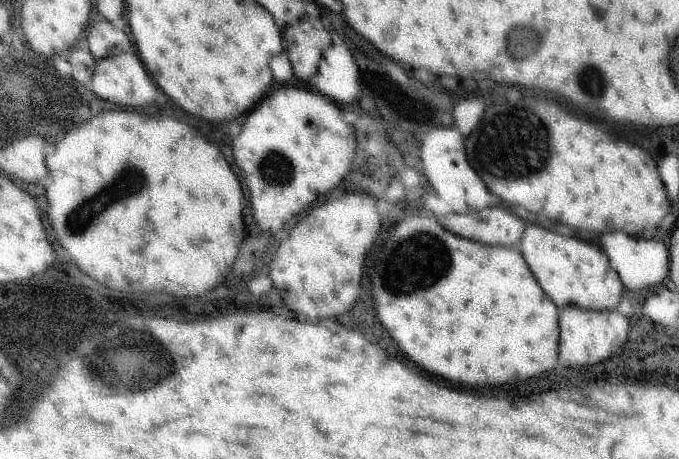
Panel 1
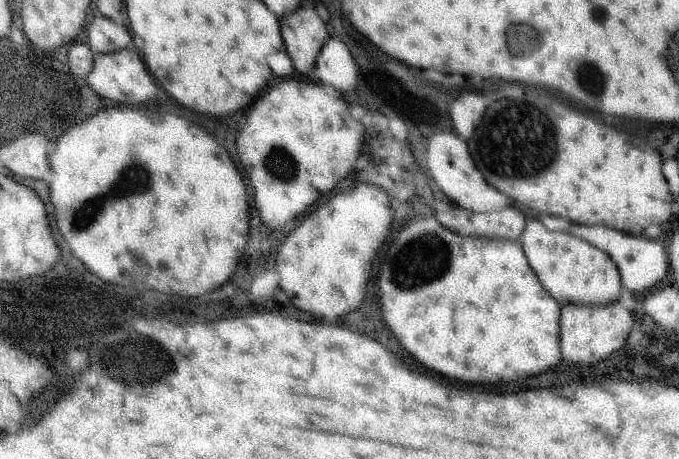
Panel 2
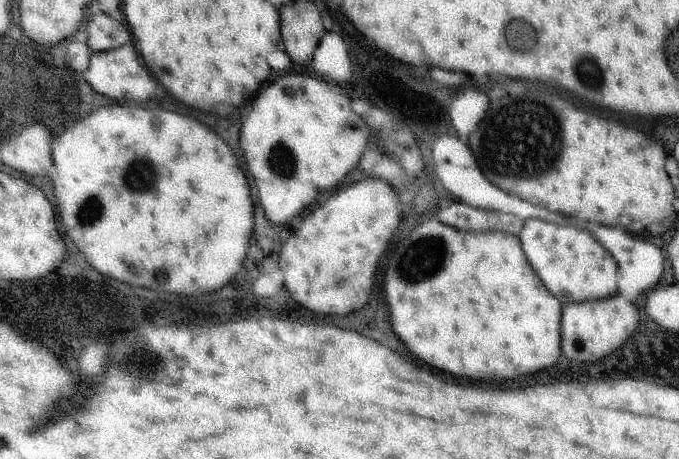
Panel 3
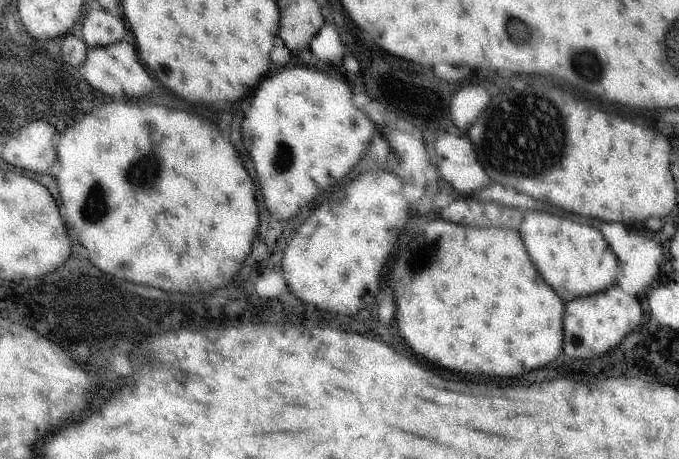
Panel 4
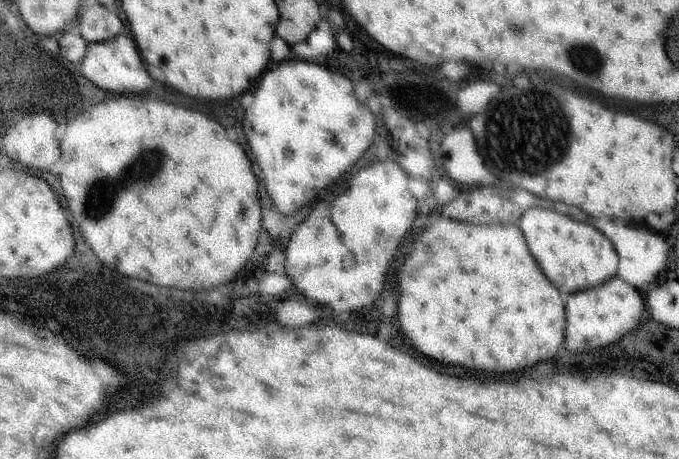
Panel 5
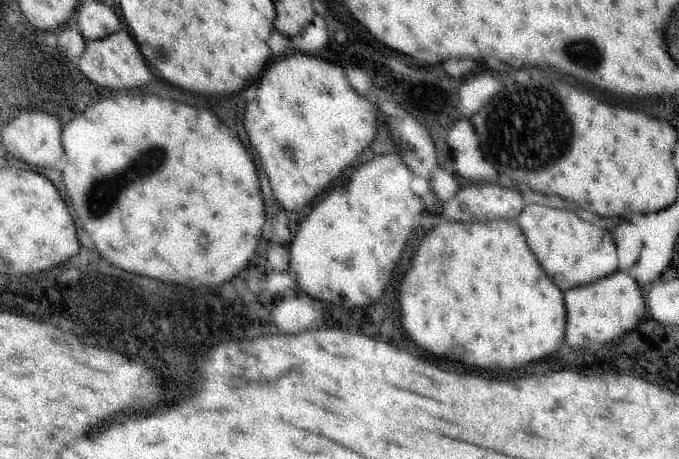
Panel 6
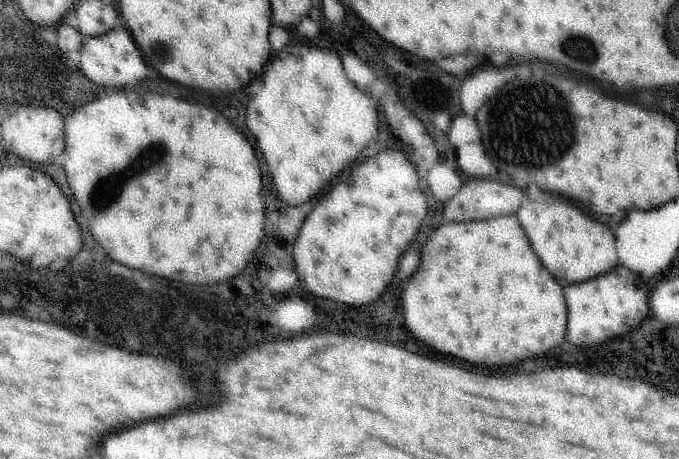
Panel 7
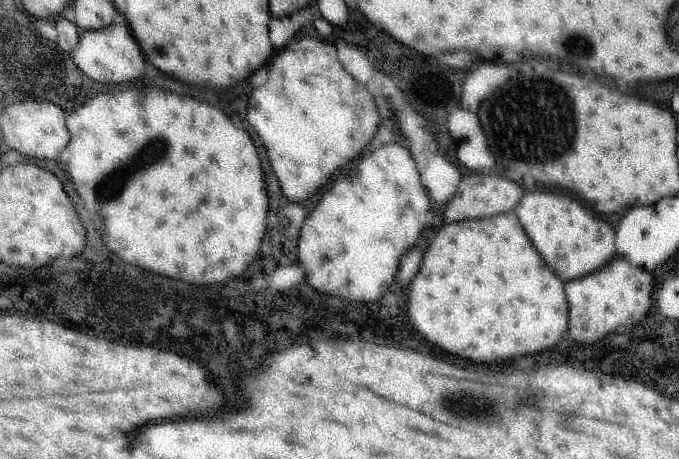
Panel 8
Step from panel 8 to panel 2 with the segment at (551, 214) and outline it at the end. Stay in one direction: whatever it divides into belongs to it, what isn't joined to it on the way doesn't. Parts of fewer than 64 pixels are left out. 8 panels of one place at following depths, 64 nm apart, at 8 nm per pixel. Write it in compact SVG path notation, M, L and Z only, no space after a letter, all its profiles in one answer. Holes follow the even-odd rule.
M527 220L525 230L519 238L529 268L535 272L541 286L563 306L611 306L619 298L621 278L617 266L609 256L581 238L565 232L549 232L539 220Z

